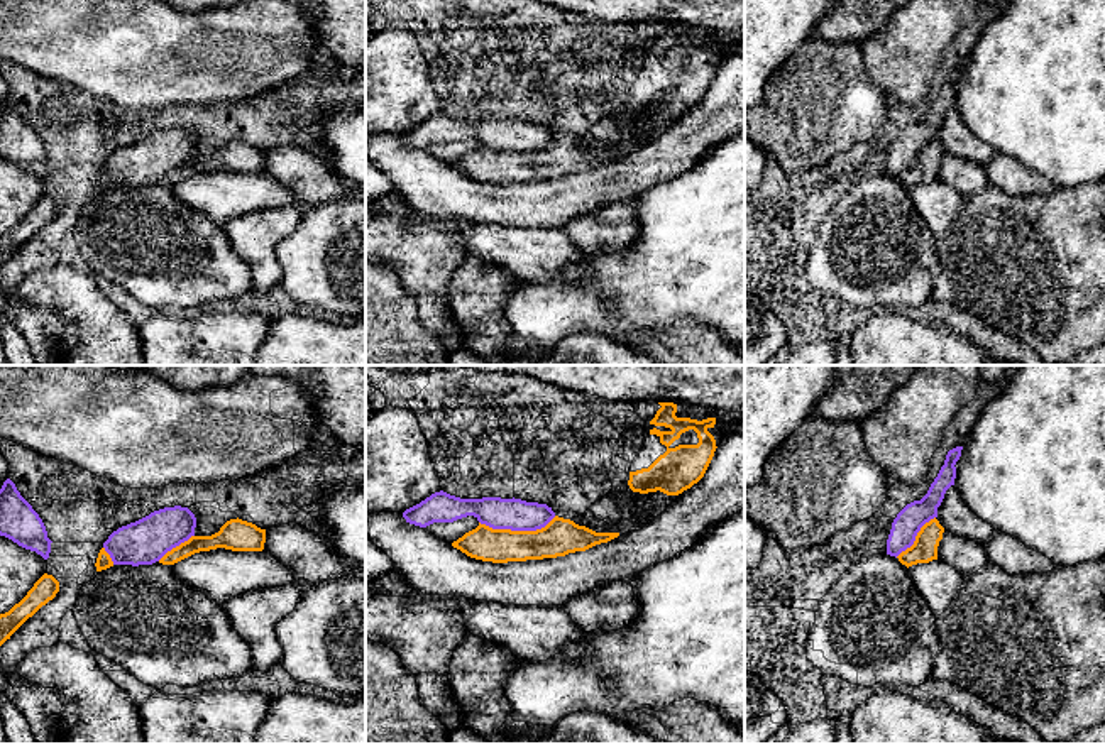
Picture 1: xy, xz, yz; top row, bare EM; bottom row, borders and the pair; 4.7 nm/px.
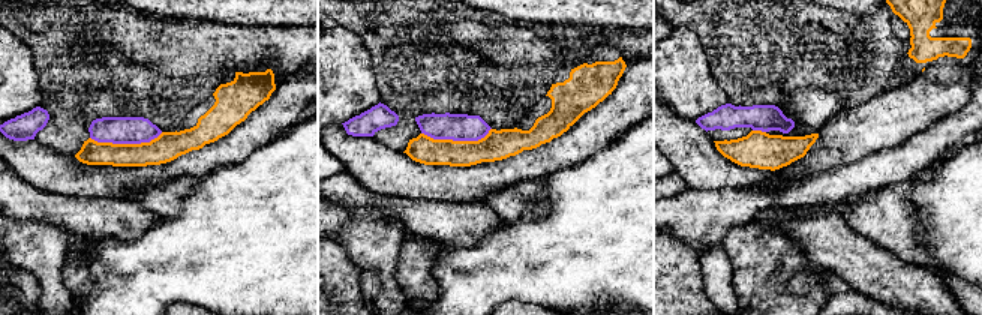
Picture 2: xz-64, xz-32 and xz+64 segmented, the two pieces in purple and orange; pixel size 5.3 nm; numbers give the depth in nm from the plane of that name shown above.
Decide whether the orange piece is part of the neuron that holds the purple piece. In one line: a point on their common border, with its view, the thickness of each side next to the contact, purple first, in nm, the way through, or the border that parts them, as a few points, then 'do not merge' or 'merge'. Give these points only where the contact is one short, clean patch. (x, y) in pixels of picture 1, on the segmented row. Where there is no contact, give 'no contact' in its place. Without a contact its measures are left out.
contact xz (516, 530); calibres 150 and 180 nm; merge

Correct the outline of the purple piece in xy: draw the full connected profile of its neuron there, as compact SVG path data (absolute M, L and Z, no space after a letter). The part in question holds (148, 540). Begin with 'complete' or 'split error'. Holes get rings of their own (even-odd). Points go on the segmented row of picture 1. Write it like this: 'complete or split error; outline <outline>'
split error; outline M174 506L113 531L96 558L96 572L113 565L174 565L195 553L225 548L262 551L266 529L242 519L227 521L212 536L196 536L196 517L188 507Z

